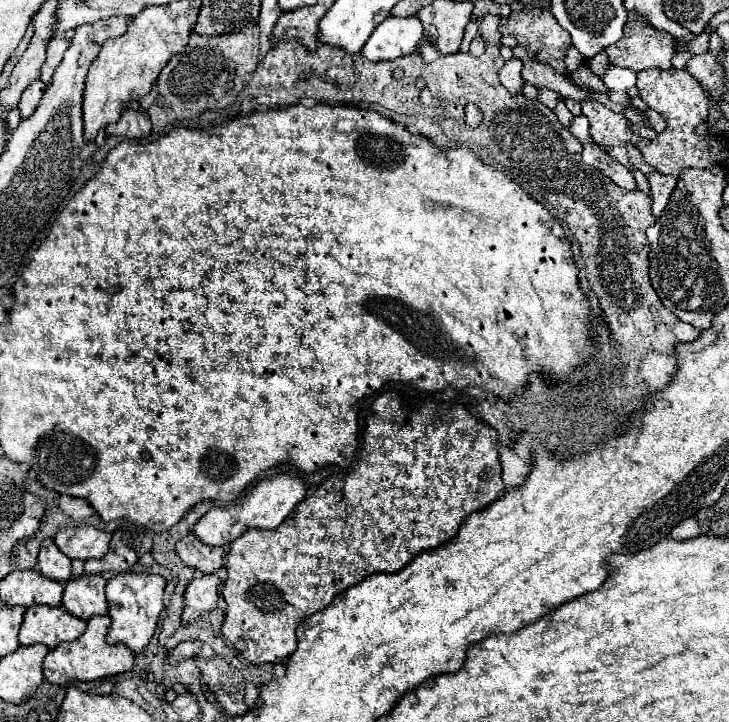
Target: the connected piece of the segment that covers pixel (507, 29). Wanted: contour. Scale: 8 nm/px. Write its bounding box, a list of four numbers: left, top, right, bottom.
[499,8,571,79]

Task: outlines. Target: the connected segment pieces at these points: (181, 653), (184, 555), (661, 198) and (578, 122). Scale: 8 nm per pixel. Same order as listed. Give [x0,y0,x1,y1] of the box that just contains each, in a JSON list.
[[169,639,201,661],[177,533,223,573],[647,171,677,217],[571,115,595,145]]

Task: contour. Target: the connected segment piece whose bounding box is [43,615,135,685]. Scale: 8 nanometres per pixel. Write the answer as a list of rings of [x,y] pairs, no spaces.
[[[97,615],[87,621],[87,631],[79,639],[53,647],[43,661],[45,679],[55,685],[65,685],[71,681],[95,681],[101,677],[111,677],[129,671],[133,667],[135,655],[131,655],[131,649],[127,649],[125,645],[109,645],[105,641],[107,629],[109,615]]]

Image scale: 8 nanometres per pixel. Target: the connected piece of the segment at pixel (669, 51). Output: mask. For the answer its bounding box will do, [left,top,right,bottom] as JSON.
[605,13,673,73]

